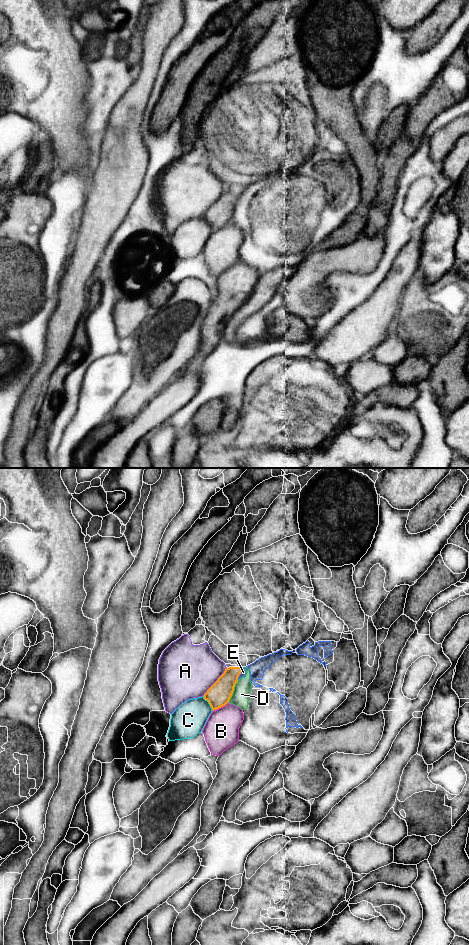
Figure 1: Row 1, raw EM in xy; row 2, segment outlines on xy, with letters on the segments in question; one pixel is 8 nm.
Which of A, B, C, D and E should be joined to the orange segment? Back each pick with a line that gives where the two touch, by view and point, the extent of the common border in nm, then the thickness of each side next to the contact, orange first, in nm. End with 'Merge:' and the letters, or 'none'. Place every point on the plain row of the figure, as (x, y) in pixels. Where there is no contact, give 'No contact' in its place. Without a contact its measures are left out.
Merge: none

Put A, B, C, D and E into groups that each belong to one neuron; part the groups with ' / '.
A / B / C / D E

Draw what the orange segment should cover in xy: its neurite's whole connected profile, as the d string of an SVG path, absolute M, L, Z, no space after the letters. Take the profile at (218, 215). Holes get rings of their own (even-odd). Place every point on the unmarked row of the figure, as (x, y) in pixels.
M243 187L226 188L224 193L204 214L204 219L209 222L213 231L229 222L242 189Z

